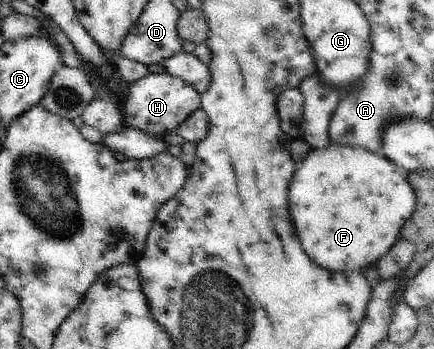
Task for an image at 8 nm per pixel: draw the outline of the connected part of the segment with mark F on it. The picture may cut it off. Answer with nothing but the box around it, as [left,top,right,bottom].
[289,145,417,273]

